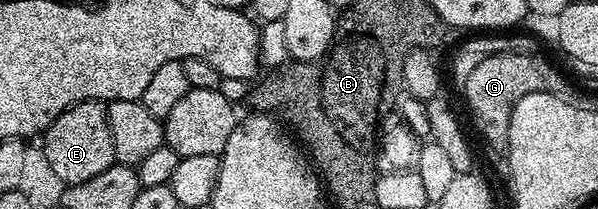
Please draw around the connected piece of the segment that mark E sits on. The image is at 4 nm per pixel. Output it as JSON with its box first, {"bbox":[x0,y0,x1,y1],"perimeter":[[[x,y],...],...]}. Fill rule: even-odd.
{"bbox":[42,100,116,186],"perimeter":[[[85,100],[74,104],[54,119],[42,135],[42,154],[54,168],[55,175],[62,182],[73,186],[82,180],[91,180],[98,172],[106,172],[116,162],[114,140],[110,136],[108,107],[103,102]]]}

